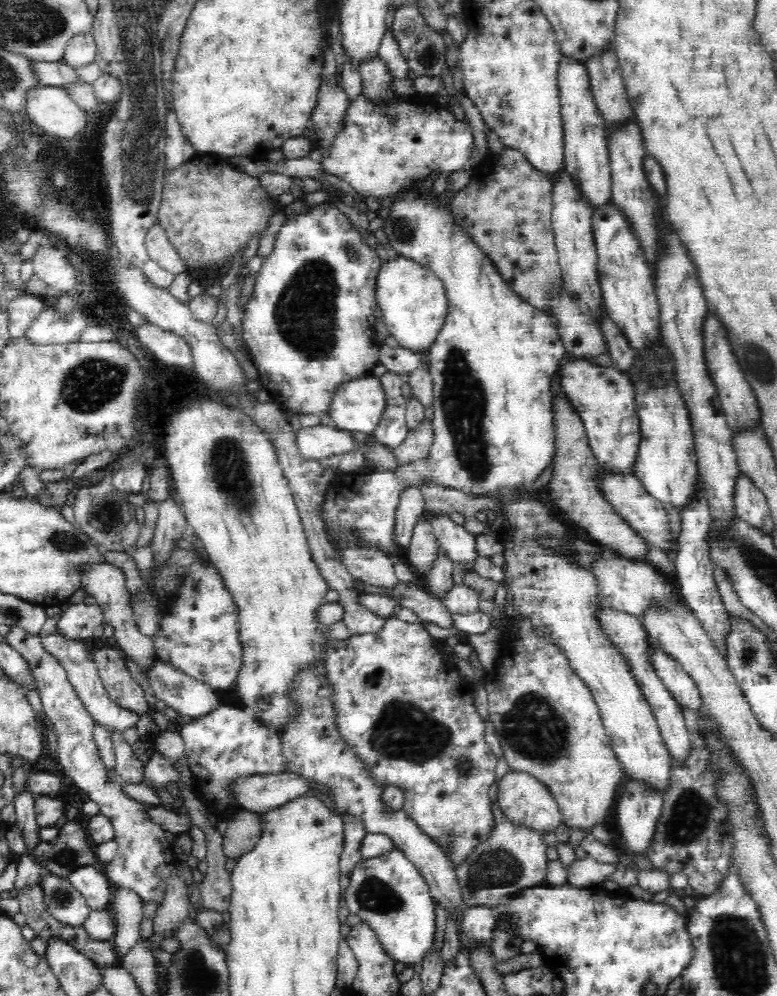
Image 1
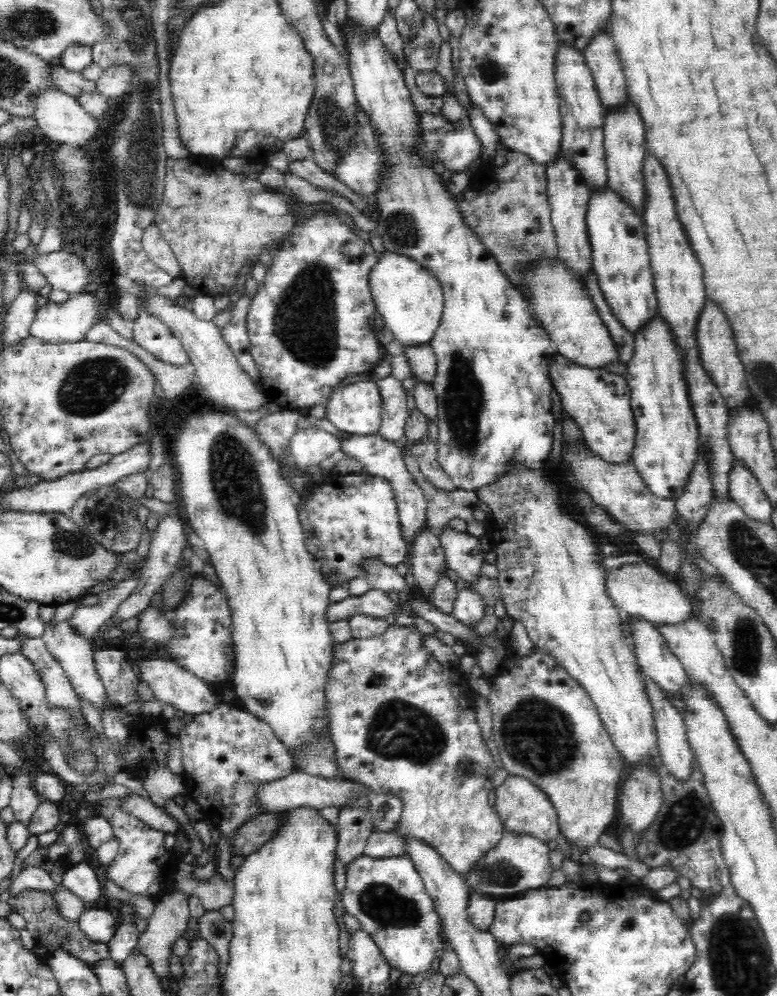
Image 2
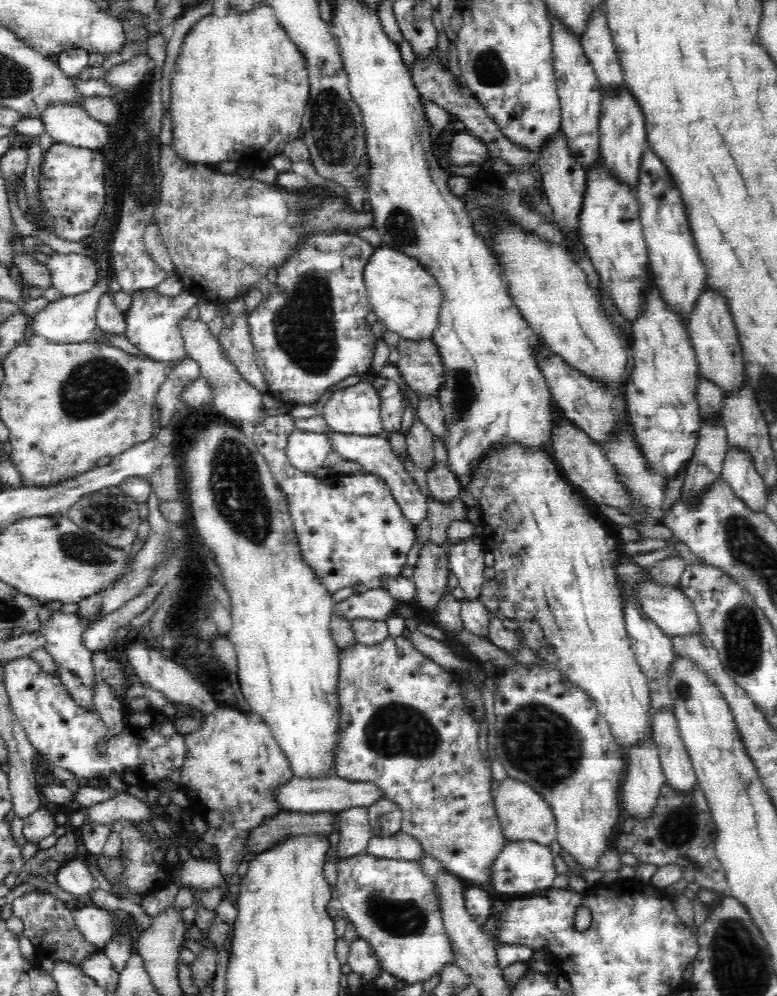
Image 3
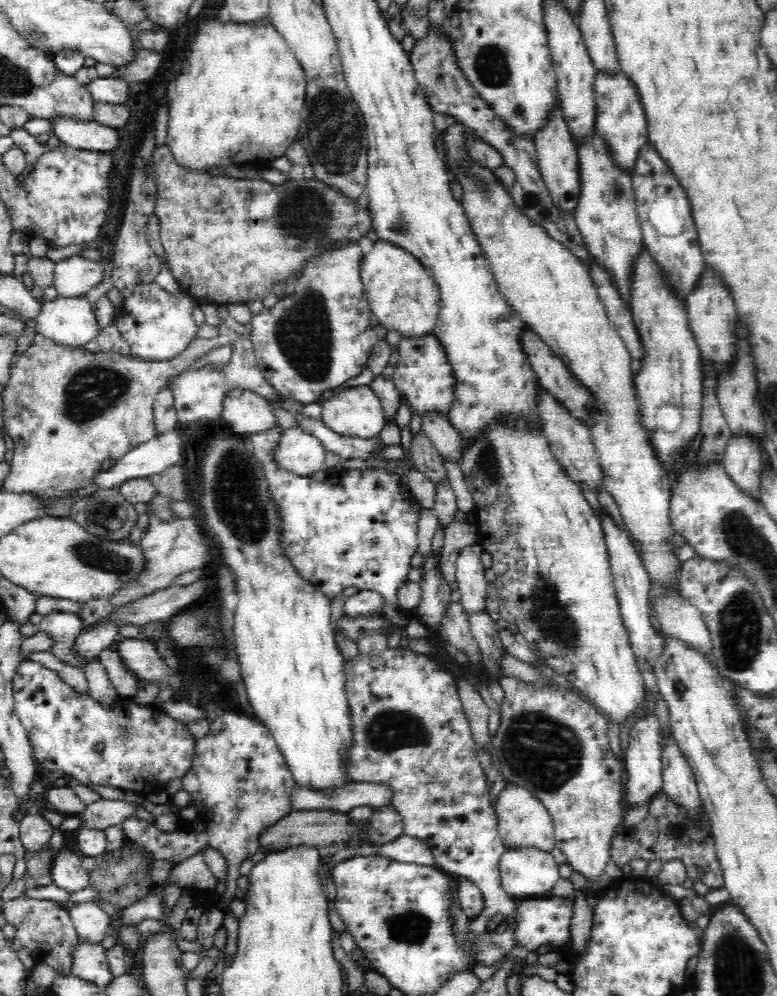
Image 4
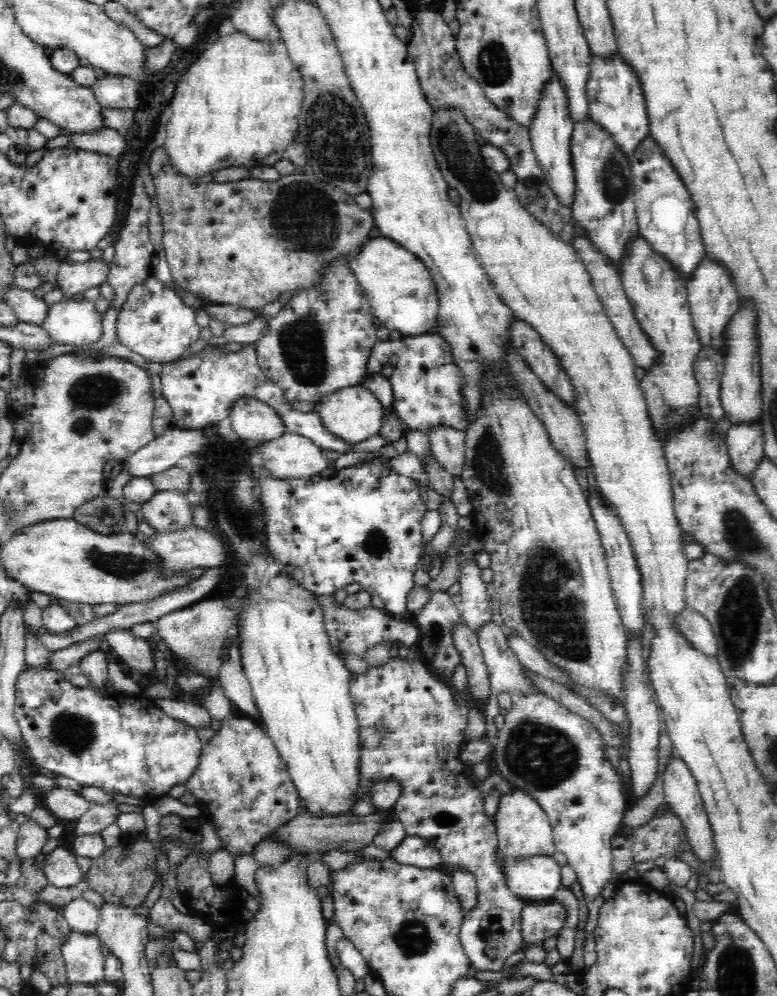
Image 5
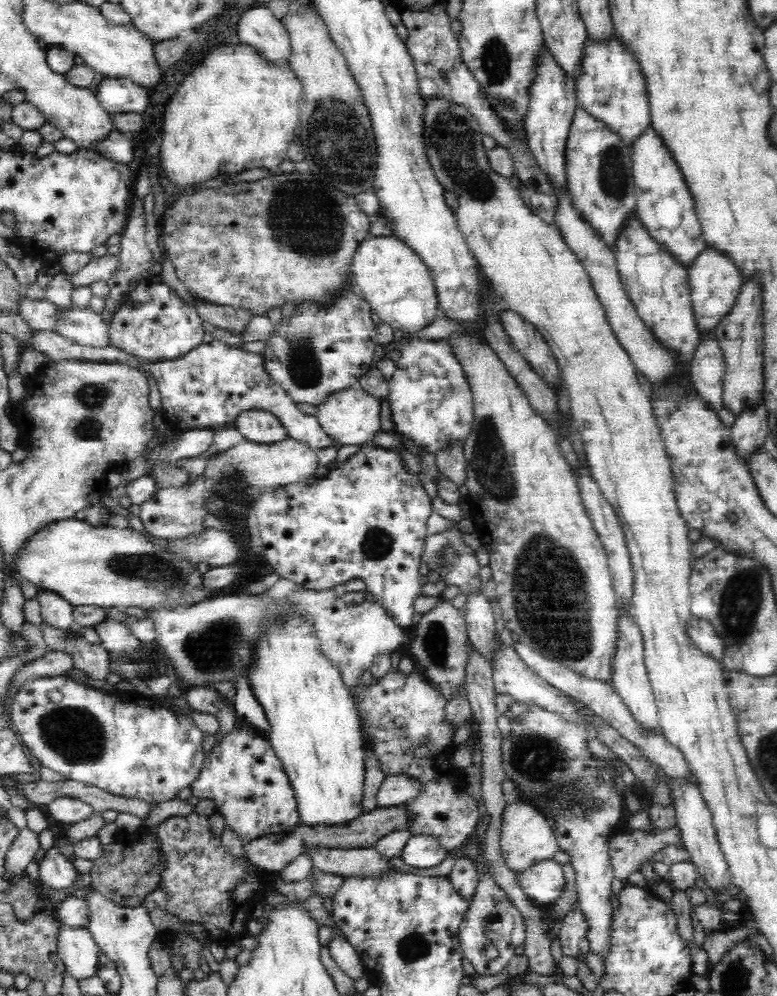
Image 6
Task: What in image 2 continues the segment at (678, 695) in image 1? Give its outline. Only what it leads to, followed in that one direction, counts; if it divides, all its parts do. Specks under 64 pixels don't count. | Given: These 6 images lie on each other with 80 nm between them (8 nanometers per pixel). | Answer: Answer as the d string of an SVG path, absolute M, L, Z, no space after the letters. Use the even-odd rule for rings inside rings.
M625 616L625 623L632 632L633 651L640 672L662 690L680 694L689 685L687 674L679 658L657 630L657 625L630 616Z

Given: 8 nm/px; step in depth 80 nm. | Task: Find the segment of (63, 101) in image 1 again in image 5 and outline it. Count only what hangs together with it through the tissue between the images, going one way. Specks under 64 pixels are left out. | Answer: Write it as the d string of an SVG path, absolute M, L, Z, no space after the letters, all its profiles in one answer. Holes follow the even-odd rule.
M106 128L91 133L70 133L72 146L80 150L94 151L120 160L125 155L126 139L124 133Z

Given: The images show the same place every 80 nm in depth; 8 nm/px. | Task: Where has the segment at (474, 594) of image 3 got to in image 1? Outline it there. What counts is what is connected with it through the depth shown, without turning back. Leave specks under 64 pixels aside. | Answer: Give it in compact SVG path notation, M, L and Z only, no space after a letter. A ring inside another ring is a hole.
M448 515L428 518L428 521L440 549L452 561L452 566L462 564L464 574L474 571L476 559L480 558L475 536L455 524Z

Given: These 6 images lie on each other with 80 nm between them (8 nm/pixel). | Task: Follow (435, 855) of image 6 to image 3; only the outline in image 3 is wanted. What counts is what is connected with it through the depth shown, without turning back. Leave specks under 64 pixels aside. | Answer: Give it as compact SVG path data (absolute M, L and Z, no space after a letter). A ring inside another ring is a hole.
M396 833L389 837L372 837L369 840L366 853L378 858L406 859L418 861L425 851L418 840L406 833Z

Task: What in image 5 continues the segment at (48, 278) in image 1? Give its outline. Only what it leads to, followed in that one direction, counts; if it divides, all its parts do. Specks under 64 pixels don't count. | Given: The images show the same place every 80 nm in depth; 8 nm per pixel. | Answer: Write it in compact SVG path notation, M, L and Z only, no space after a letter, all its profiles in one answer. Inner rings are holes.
M91 258L79 264L64 260L58 271L57 285L66 296L80 295L84 290L104 283L110 274L110 265L102 258Z

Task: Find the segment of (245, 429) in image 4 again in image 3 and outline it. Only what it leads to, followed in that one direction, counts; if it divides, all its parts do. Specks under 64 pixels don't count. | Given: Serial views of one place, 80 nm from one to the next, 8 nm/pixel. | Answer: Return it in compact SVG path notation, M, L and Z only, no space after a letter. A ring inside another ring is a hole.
M188 317L178 327L184 339L187 356L198 362L200 375L207 378L209 385L213 388L215 412L222 414L223 418L228 418L233 426L243 426L243 429L247 428L249 431L258 428L262 421L268 420L263 394L248 384L246 379L242 379L236 371L236 365L228 362L222 355L220 339L210 335L206 323L202 320L191 320Z

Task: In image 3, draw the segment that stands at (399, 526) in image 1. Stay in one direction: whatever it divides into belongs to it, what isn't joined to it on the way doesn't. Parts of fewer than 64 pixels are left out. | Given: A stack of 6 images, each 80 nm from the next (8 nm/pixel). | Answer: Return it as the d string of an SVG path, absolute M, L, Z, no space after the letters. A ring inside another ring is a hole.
M333 431L324 433L329 439L331 451L336 451L344 461L357 462L366 473L374 474L376 477L386 481L386 485L391 488L393 497L401 508L403 517L413 526L418 526L418 522L427 516L428 501L420 493L414 480L405 472L402 462L394 455L387 438L384 435L364 437L359 435L339 434Z

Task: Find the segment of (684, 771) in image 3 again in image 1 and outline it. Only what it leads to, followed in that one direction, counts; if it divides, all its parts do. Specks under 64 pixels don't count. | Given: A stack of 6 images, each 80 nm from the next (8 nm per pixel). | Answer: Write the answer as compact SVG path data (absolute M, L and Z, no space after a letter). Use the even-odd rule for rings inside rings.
M608 605L602 606L602 609L597 612L597 618L598 621L602 622L603 629L606 629L606 637L609 638L611 644L625 656L632 676L636 679L643 697L649 702L662 741L664 741L666 751L670 755L670 761L678 763L680 767L683 767L685 760L690 754L690 734L688 734L688 729L686 729L684 723L682 707L674 700L673 694L663 686L661 679L654 673L654 666L652 666L648 658L648 645L646 645L646 632L643 622L638 617L626 613L626 611L619 611Z

